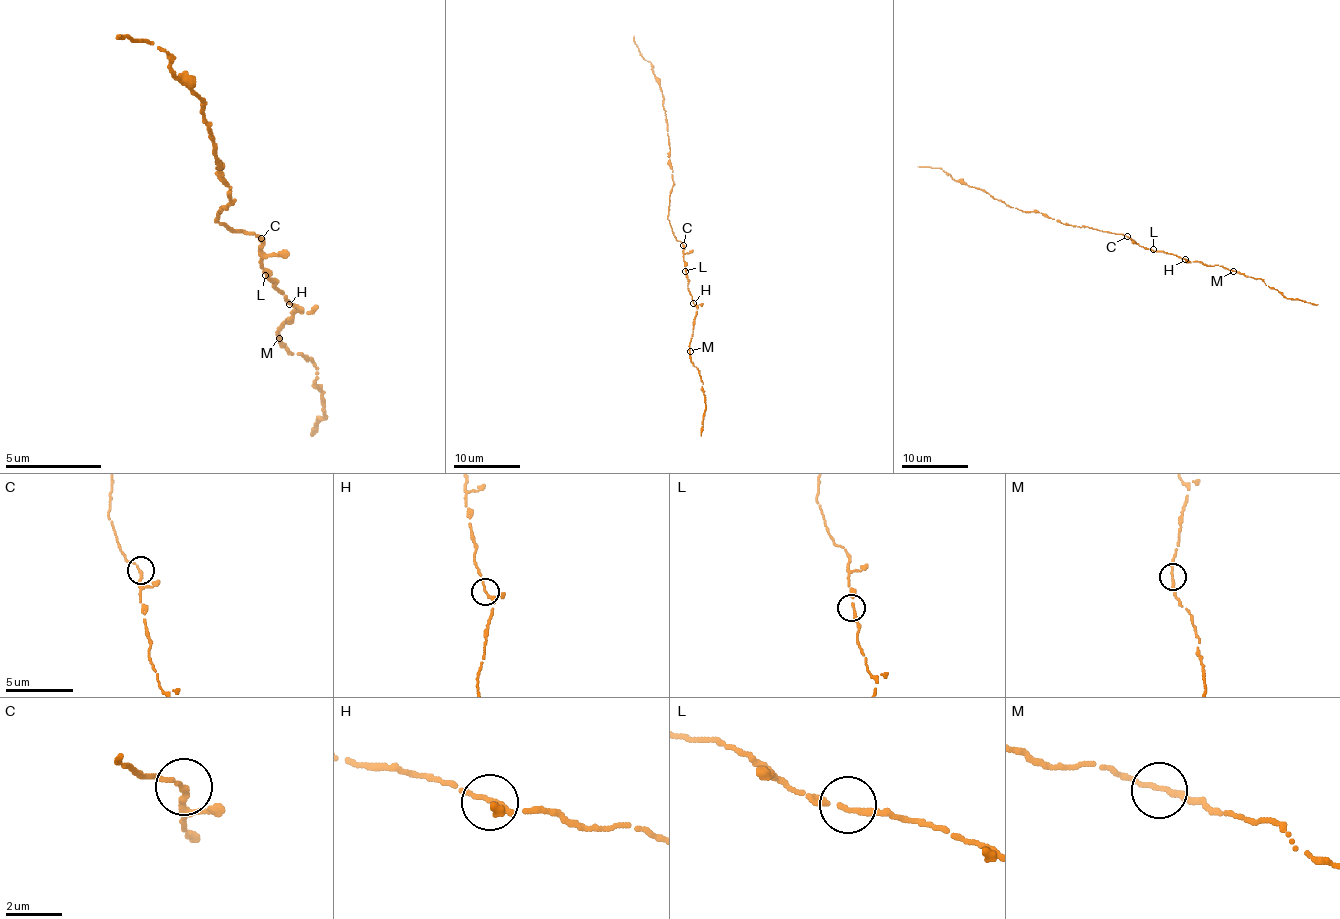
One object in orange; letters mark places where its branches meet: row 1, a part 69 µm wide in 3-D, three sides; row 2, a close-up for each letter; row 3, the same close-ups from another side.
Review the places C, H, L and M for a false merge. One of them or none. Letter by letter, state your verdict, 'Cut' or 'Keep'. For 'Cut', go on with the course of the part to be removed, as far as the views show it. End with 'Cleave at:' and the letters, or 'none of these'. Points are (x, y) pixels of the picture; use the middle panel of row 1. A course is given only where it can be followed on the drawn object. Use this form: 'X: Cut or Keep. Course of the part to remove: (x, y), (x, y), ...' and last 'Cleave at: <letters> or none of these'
C: Keep
H: Keep
L: Keep
M: Keep
Cleave at: none of these

